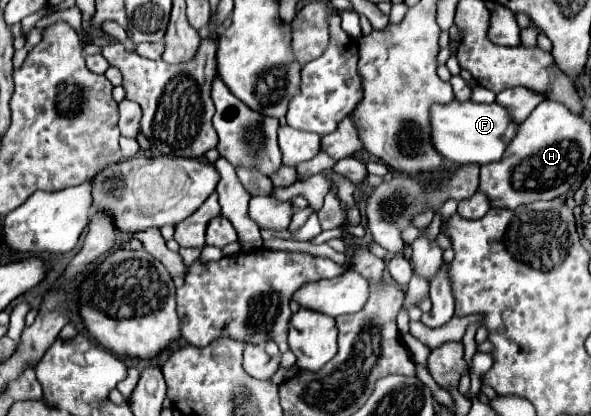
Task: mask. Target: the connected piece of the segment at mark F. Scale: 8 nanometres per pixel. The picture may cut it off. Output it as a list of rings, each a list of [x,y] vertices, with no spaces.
[[[455,100],[445,106],[431,108],[433,124],[433,146],[449,160],[459,164],[489,164],[501,160],[509,142],[517,136],[519,122],[509,114],[501,104],[477,104],[465,102],[457,104]]]

